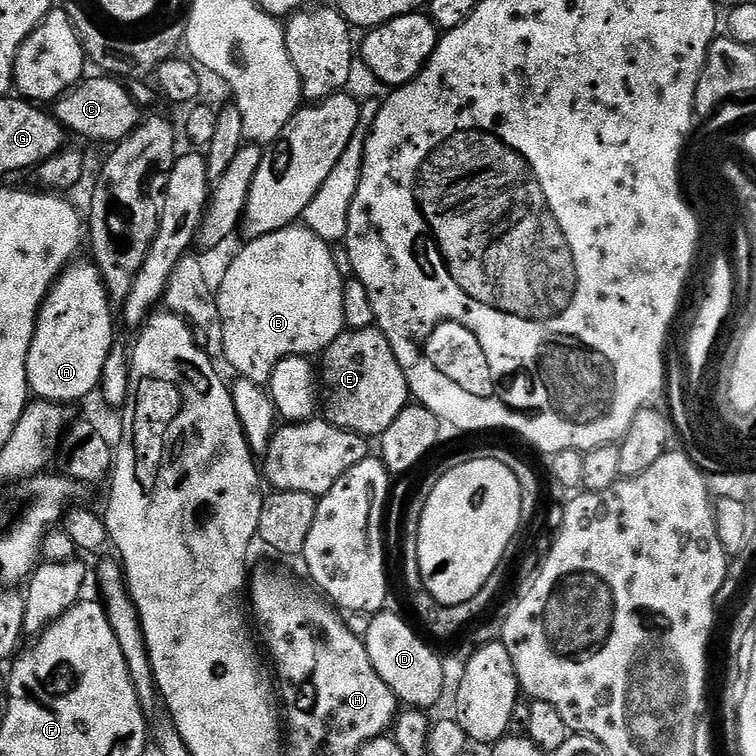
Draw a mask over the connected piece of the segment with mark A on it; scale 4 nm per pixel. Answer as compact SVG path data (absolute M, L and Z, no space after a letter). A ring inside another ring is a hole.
M80 263L69 264L49 288L48 297L40 307L26 362L31 395L61 406L84 400L99 389L102 366L106 366L106 354L110 354L114 343L114 309L108 301L104 279L95 263Z

